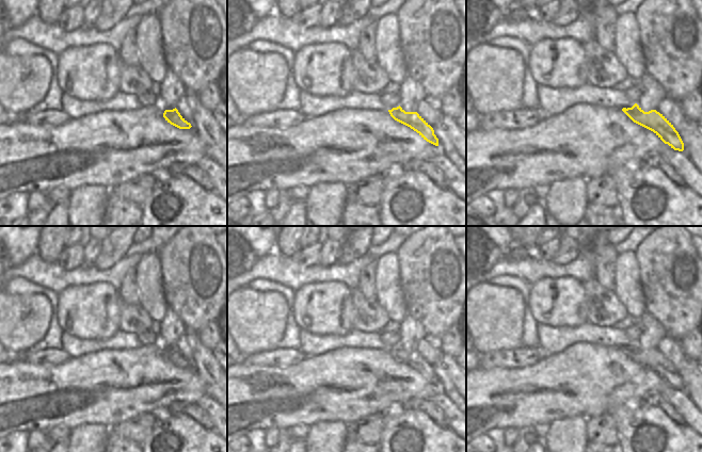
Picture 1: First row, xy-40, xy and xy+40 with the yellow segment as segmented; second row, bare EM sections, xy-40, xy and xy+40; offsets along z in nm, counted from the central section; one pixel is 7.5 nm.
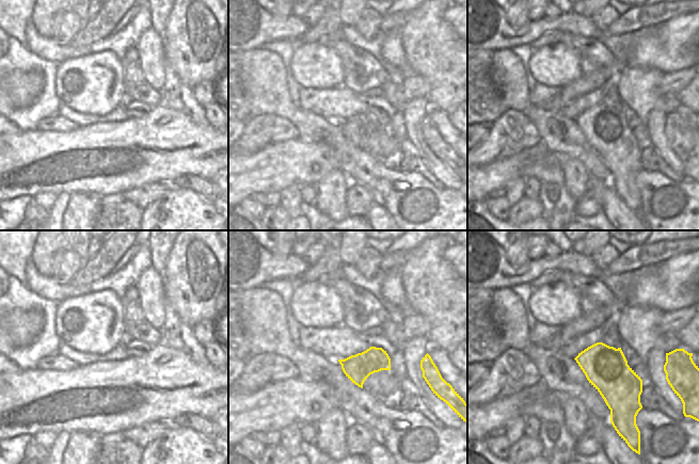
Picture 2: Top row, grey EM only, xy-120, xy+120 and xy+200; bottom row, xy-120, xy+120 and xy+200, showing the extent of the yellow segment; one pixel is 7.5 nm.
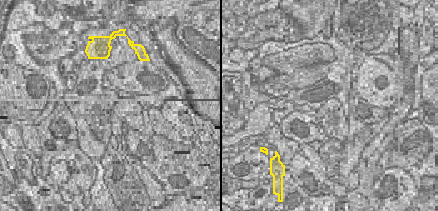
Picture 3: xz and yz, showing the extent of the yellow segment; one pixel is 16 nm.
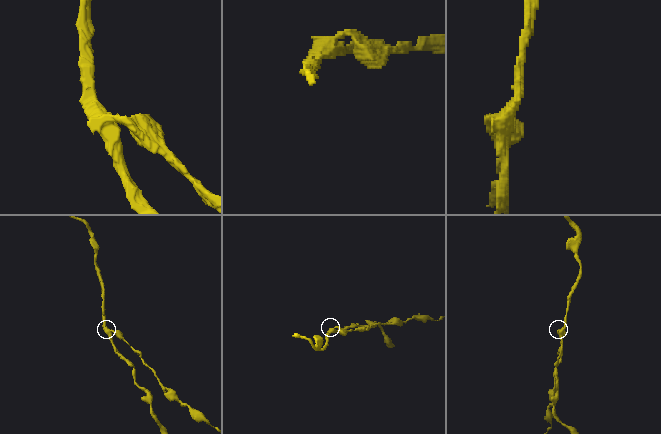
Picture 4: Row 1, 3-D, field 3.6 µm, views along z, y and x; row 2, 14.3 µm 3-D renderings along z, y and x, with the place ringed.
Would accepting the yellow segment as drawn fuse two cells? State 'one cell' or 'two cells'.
two cells

